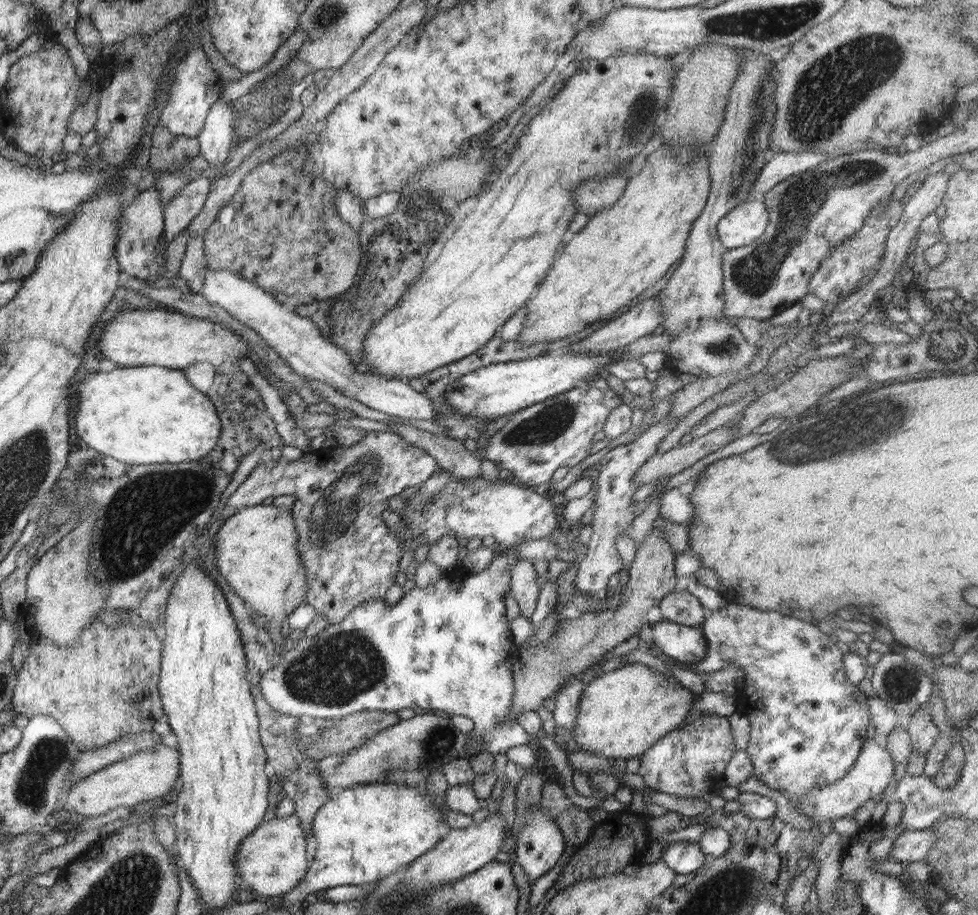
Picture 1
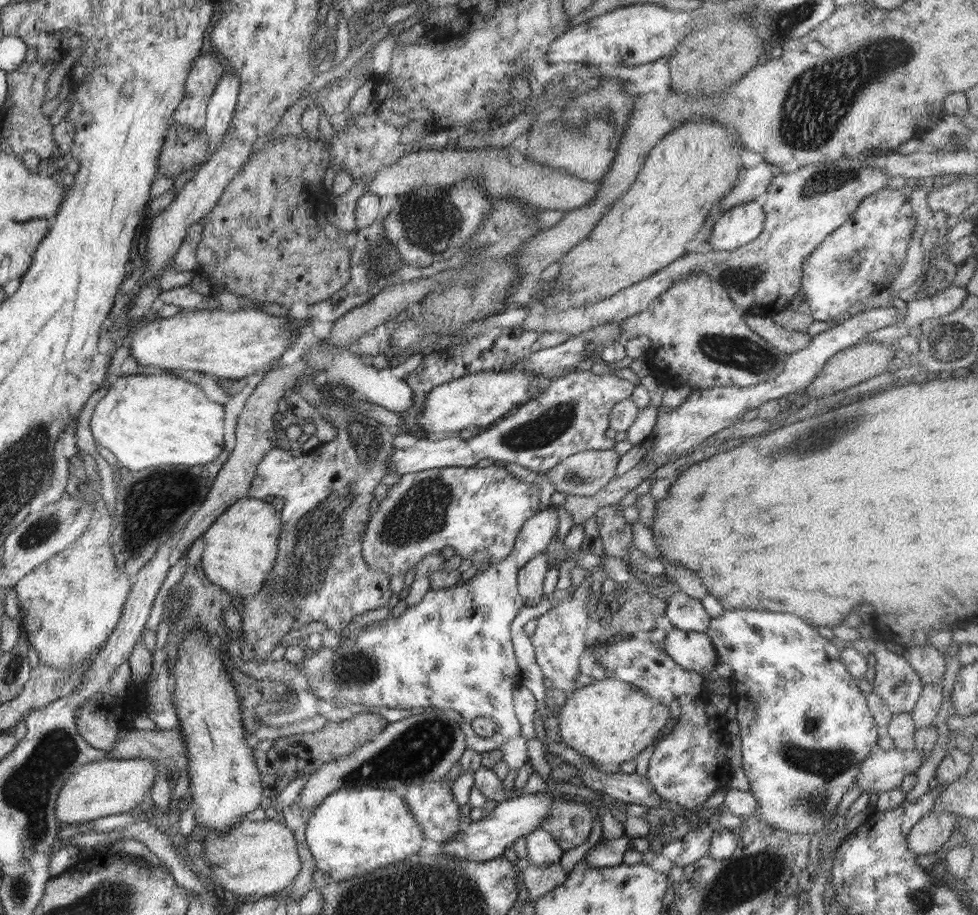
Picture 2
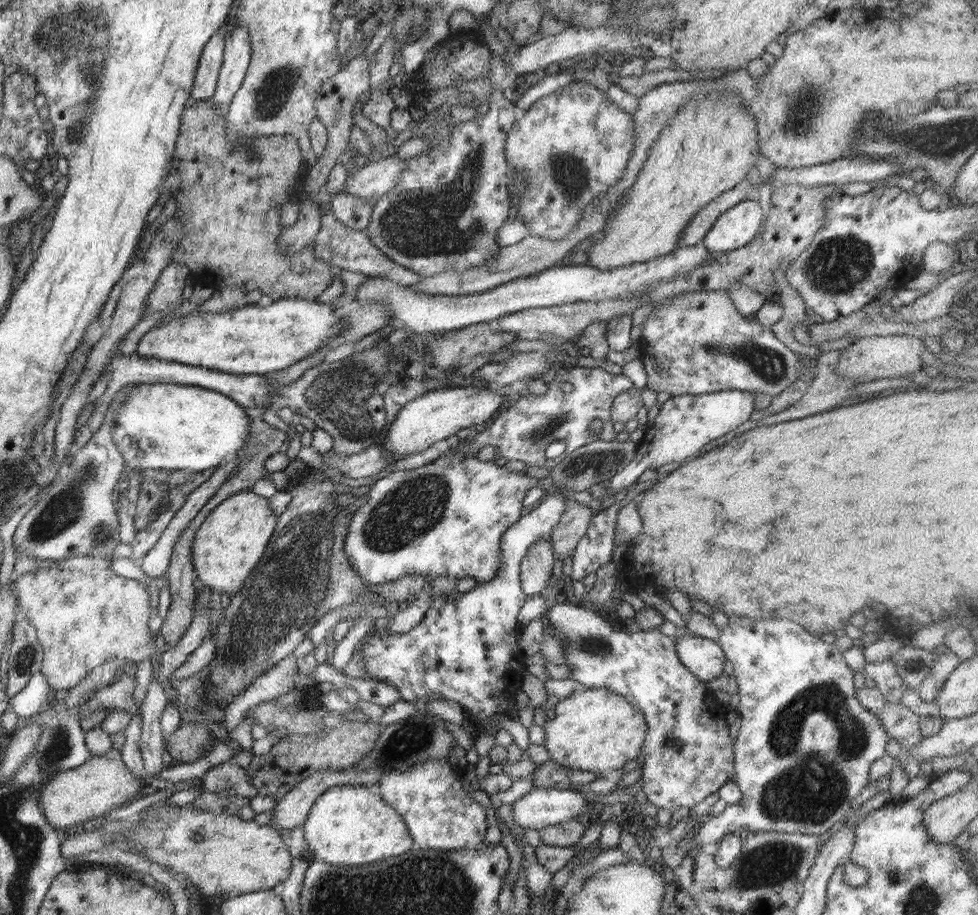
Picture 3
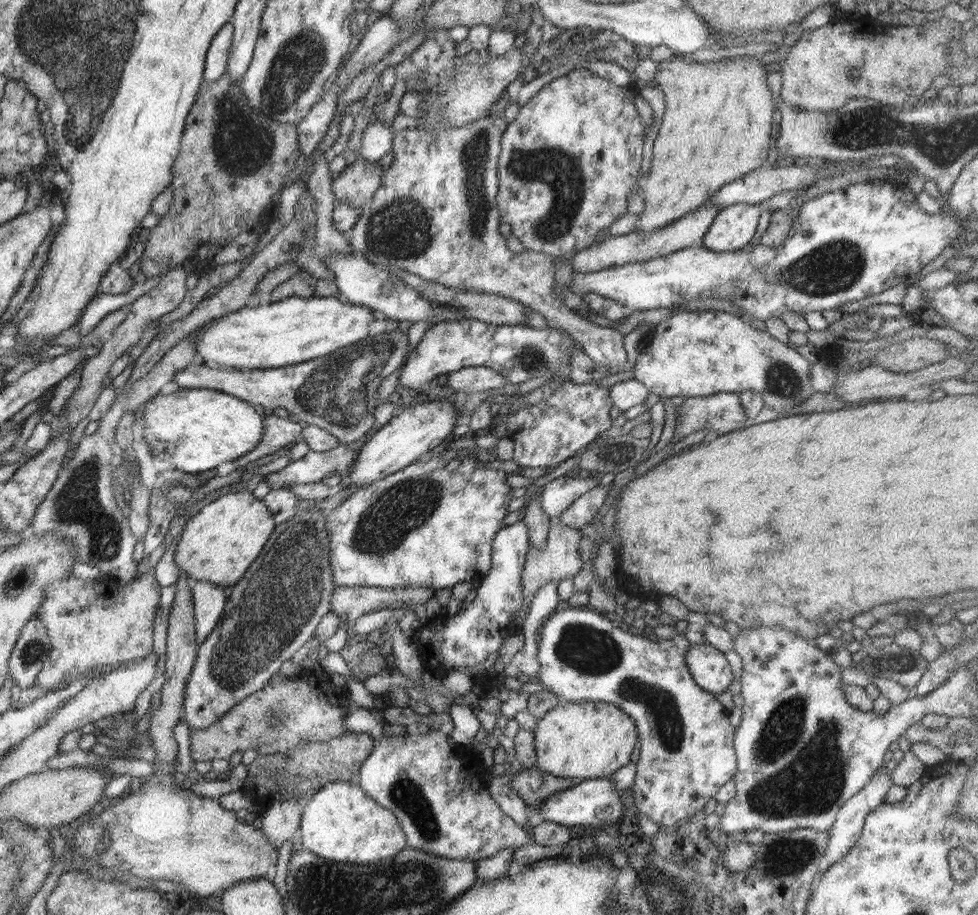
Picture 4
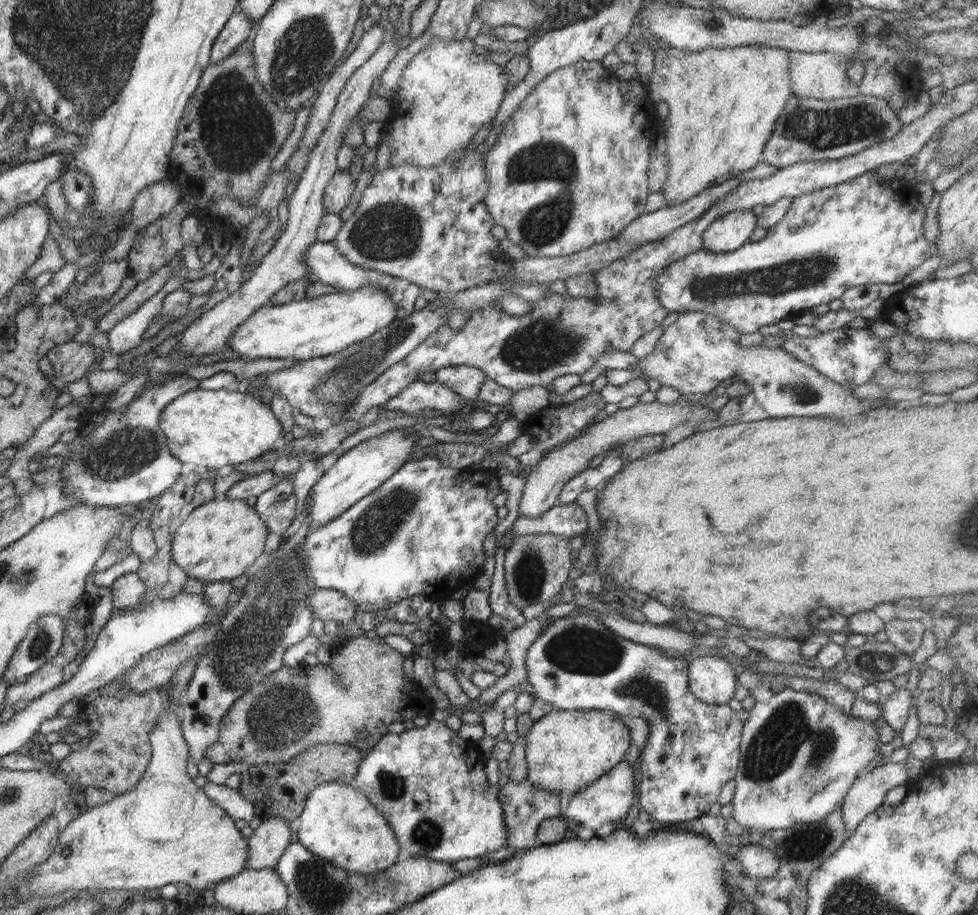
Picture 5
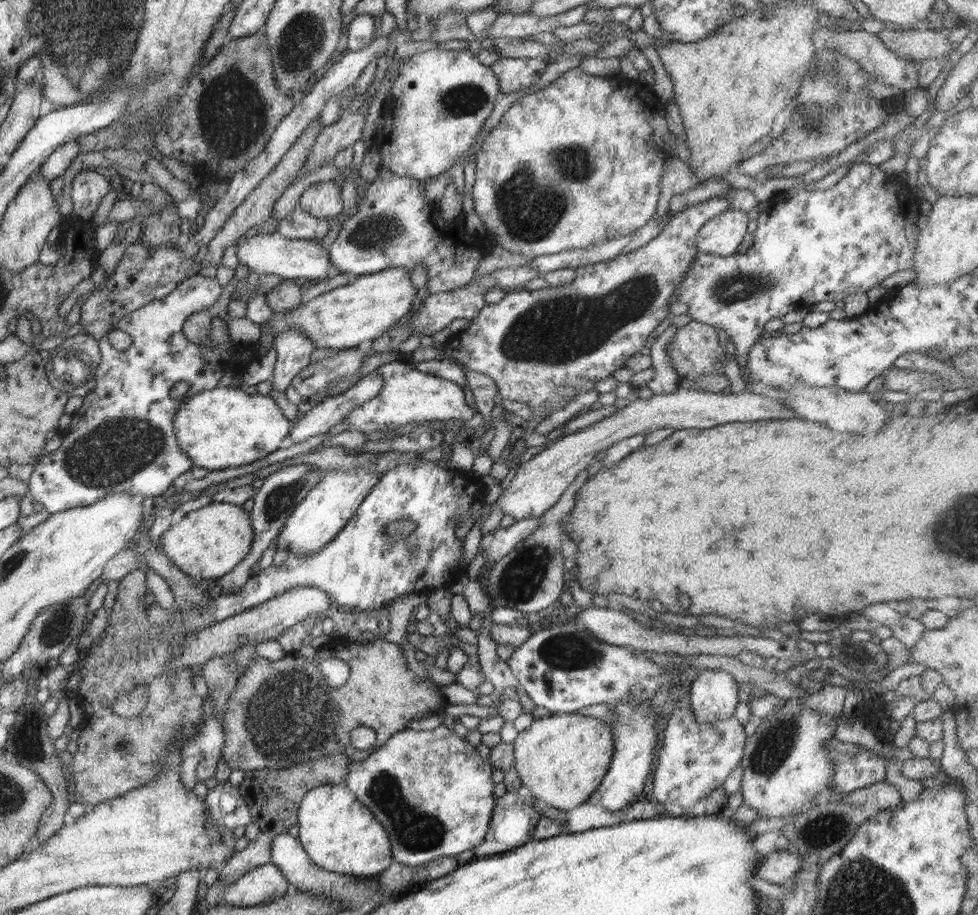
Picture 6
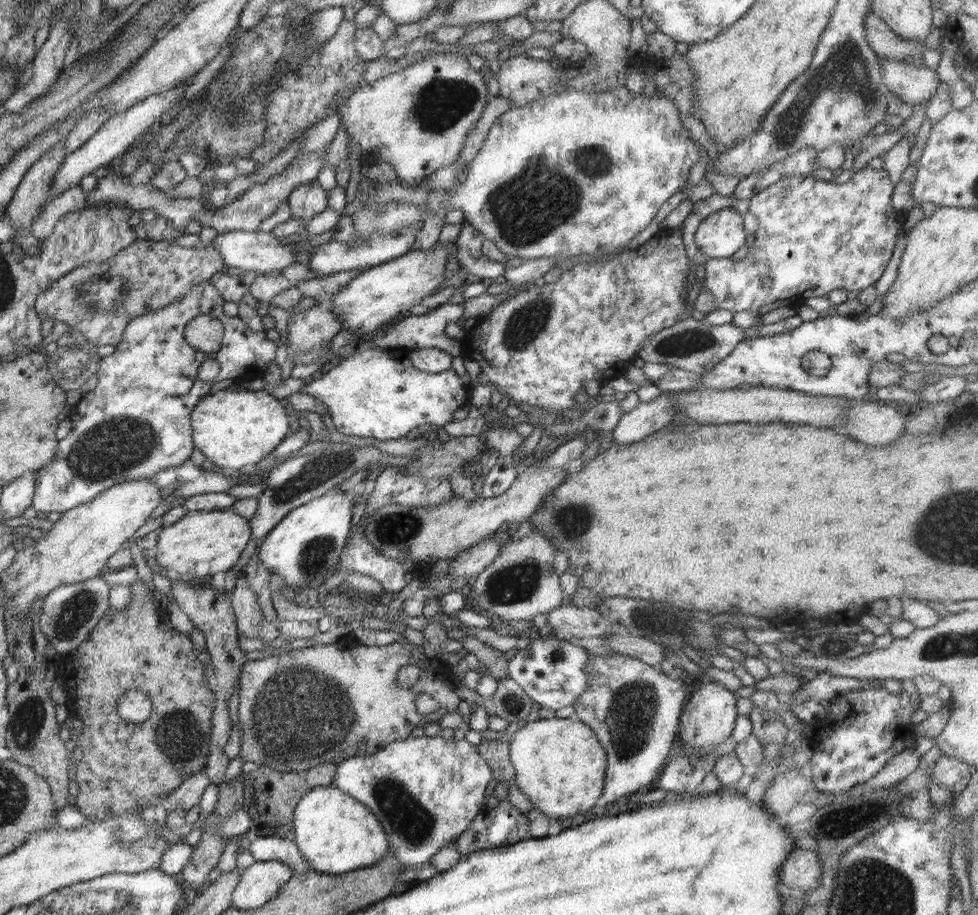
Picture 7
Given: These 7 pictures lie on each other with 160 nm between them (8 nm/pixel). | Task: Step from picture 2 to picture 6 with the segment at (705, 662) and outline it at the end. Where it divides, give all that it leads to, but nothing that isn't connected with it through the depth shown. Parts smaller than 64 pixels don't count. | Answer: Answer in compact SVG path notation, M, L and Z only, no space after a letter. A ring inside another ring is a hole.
M702 670L690 687L690 706L700 724L714 724L735 713L739 683L720 670Z

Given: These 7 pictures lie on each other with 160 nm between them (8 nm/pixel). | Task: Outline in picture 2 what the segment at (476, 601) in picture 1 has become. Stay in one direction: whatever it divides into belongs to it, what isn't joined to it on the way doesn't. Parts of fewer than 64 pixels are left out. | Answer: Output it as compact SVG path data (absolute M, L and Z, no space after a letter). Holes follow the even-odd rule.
M548 506L528 519L515 538L513 551L499 562L492 563L487 570L476 573L462 585L448 589L430 589L422 601L408 607L397 618L388 618L379 623L365 626L347 639L341 639L337 649L320 648L308 652L304 661L296 663L300 675L308 682L307 698L330 701L335 708L340 706L355 711L367 711L370 706L400 708L437 709L451 708L462 715L459 722L464 731L468 749L478 753L500 749L504 742L521 733L521 724L513 705L514 689L520 684L520 670L512 643L510 626L518 611L526 605L524 597L518 594L517 574L532 557L546 552L552 538L559 529L556 507ZM489 716L496 722L496 731L490 738L480 738L470 723L474 718Z

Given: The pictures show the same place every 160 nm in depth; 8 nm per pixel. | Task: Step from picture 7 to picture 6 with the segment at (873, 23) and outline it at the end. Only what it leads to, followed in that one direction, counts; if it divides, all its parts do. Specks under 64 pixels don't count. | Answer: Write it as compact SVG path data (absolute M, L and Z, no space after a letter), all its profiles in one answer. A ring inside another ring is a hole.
M882 28L876 35L884 46L909 61L942 61L958 46L958 43L950 43L945 31L938 33L931 28L925 31Z

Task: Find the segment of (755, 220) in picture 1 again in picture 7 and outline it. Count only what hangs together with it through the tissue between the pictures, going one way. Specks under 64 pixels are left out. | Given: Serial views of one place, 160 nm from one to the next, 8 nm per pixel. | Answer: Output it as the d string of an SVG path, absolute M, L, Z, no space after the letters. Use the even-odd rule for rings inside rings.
M732 208L710 213L695 230L695 243L707 257L731 260L740 247L750 244L742 220Z

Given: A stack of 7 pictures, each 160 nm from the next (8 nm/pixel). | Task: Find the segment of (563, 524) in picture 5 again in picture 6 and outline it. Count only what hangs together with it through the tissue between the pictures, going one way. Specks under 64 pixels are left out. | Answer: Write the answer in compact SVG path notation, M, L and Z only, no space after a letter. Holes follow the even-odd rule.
M539 518L516 520L509 527L498 526L494 531L481 536L479 551L486 559L486 565L498 562L506 553L509 553L520 541L533 533L541 525Z

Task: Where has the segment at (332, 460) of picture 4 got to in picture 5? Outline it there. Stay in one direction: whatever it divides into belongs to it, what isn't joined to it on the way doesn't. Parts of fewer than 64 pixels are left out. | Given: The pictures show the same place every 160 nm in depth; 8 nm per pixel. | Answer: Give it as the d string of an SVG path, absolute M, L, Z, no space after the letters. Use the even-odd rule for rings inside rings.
M263 470L256 475L246 477L243 480L238 480L227 491L226 498L228 500L242 500L246 501L249 496L258 496L260 493L270 490L278 481L285 481L292 479L293 475L281 476L274 473L274 471Z

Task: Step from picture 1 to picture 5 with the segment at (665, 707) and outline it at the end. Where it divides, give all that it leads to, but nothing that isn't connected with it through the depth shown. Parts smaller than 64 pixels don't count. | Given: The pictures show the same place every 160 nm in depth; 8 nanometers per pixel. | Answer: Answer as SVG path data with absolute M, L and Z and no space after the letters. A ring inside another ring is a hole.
M552 710L533 725L526 736L525 757L527 760L527 779L536 788L555 792L562 798L574 796L581 788L592 784L604 776L611 768L625 760L630 748L630 729L624 722L613 718L612 711L596 710Z

